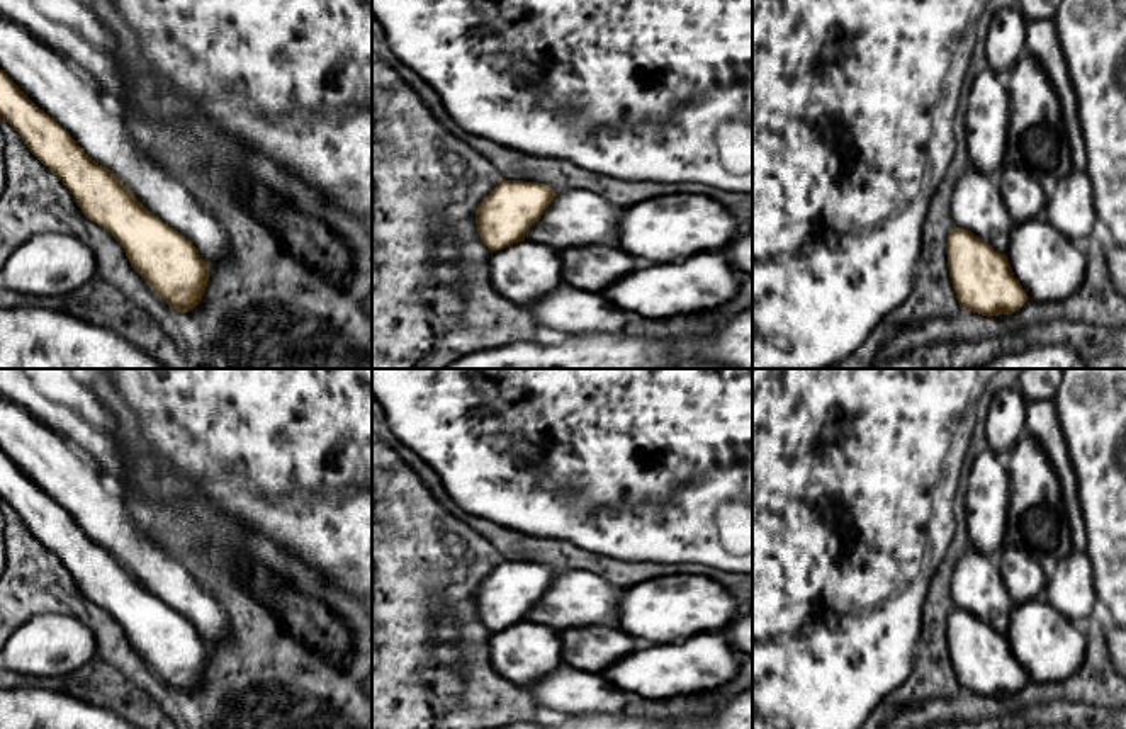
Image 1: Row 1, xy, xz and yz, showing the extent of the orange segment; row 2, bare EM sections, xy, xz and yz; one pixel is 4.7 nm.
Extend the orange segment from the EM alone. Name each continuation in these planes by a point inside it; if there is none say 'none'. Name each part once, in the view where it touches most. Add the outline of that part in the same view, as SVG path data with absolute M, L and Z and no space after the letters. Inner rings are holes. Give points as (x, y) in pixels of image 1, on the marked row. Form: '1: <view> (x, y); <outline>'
none

